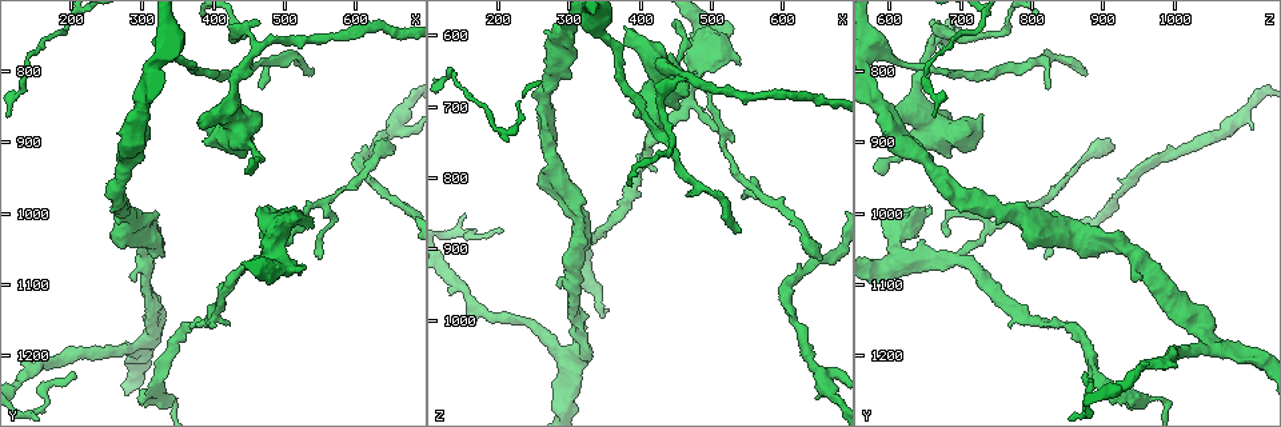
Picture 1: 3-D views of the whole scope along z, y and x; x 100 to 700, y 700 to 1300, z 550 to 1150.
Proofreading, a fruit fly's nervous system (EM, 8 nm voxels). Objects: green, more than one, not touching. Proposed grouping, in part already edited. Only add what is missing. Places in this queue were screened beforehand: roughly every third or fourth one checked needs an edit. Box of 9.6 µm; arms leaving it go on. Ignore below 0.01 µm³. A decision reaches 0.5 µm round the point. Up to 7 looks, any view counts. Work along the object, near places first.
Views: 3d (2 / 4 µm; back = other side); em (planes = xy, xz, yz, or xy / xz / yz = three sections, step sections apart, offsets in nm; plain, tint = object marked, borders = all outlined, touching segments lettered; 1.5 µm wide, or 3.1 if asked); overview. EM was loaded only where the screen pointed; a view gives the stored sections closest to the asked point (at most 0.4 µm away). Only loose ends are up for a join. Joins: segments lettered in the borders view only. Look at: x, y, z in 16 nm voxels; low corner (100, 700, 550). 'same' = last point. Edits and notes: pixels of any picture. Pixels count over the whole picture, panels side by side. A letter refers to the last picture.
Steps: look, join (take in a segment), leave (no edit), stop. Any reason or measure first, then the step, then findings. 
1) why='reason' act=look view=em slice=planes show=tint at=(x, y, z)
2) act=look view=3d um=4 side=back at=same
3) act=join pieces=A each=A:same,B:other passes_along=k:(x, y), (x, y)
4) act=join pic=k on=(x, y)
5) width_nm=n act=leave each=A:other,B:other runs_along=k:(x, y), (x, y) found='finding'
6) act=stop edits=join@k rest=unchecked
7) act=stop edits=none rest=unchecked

why='end of a long branch' act=look view=3d um=2 at=(650, 905, 920)

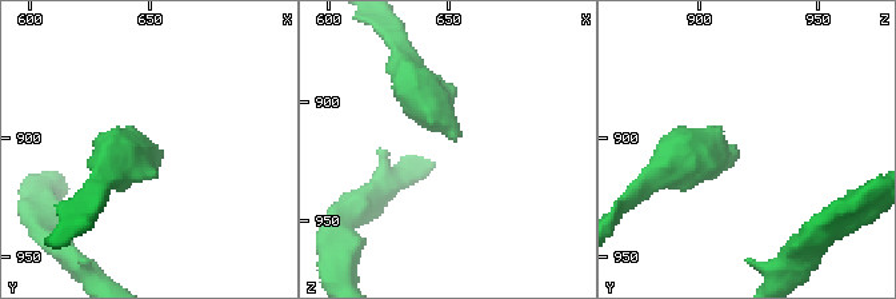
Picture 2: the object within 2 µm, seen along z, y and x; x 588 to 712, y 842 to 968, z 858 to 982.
why='shape alone is not enough' act=look view=em slice=xy step=4 show=tint at=(654, 905, 917)

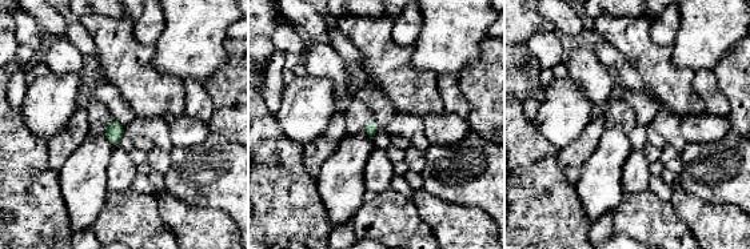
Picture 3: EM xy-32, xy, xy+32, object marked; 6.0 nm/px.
act=look view=em slice=xy step=4 show=borders at=same

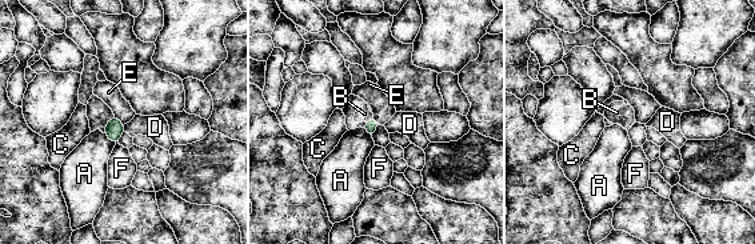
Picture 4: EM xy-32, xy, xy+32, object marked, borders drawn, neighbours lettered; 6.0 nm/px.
act=join pieces=B each=A:other,B:same,C:other,D:other,E:other,F:other passes_along=4:(371, 126), (370, 120), (364, 114) found='the neuron continues'

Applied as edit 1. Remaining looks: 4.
act=look view=overview

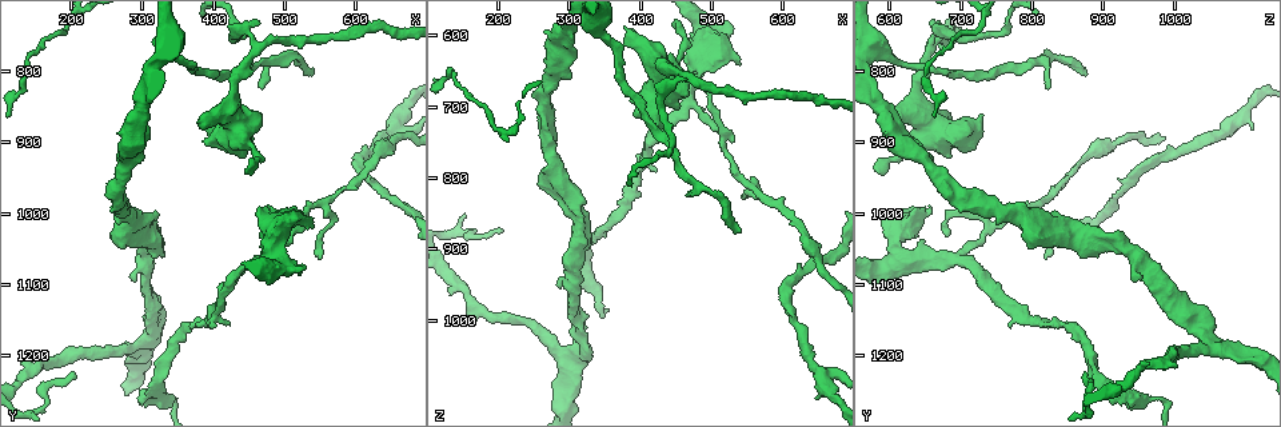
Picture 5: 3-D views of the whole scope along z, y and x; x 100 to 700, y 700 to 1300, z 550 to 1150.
why='an open end' act=look view=em slice=planes show=plain at=(540, 805, 875)

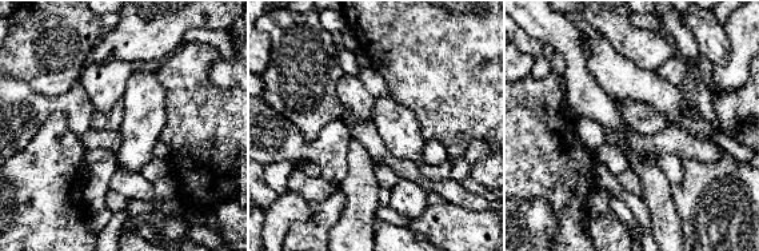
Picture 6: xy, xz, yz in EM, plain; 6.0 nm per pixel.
act=look view=em slice=planes show=borders at=same

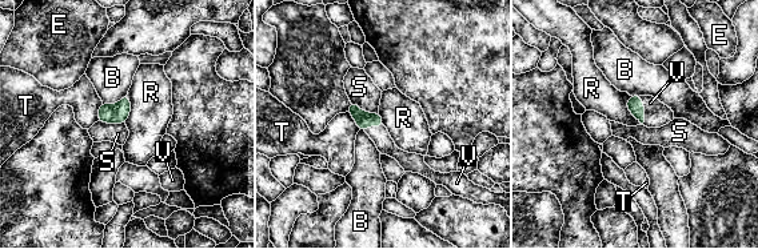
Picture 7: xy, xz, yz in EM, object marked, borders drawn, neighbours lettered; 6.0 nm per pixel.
longest_contact=R:190nm act=join pieces=V each=B:other,E:other,R:other,S:other,T:other,V:same passes_along=7:(637, 108), (643, 111), (657, 115) found='it goes on there'

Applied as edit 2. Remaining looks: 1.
act=stop edits=join@4,join@7 rest=unchecked

